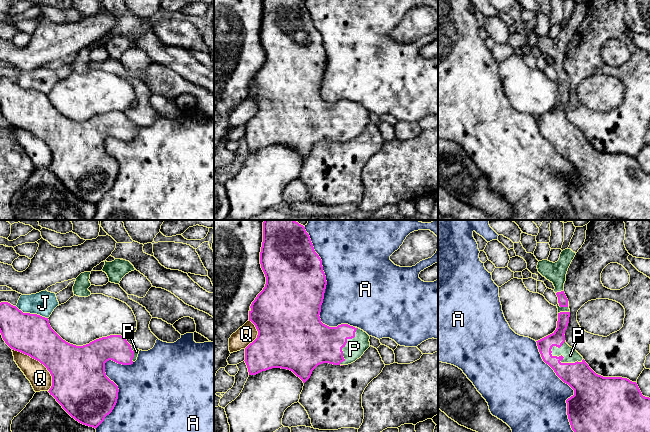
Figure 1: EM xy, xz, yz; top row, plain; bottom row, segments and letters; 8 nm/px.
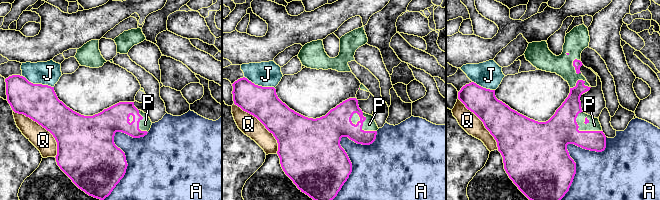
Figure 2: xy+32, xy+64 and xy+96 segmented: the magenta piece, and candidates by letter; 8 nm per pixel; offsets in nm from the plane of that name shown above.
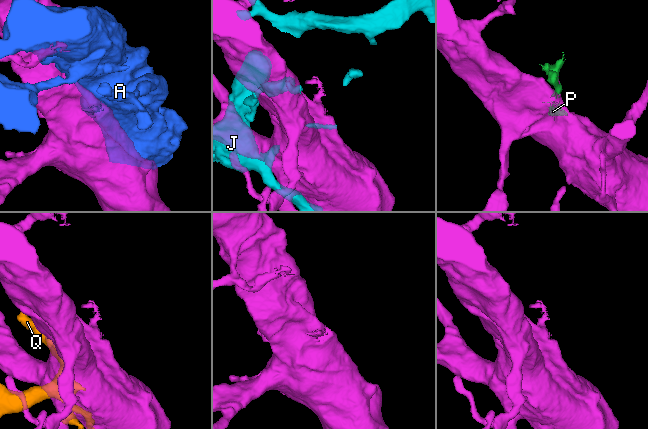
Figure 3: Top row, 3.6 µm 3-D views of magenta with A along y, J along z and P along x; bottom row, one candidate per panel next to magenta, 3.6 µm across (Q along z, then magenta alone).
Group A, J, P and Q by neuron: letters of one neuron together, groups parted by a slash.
A / J / P / Q

